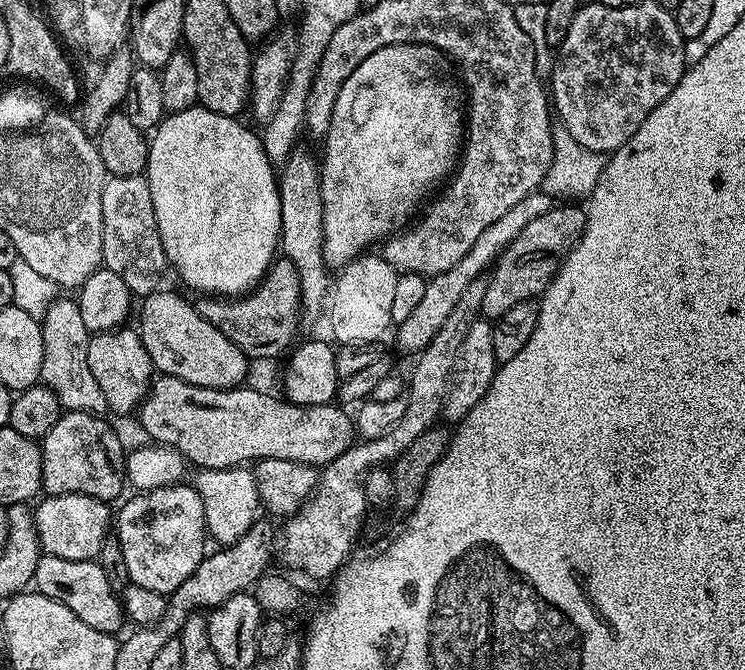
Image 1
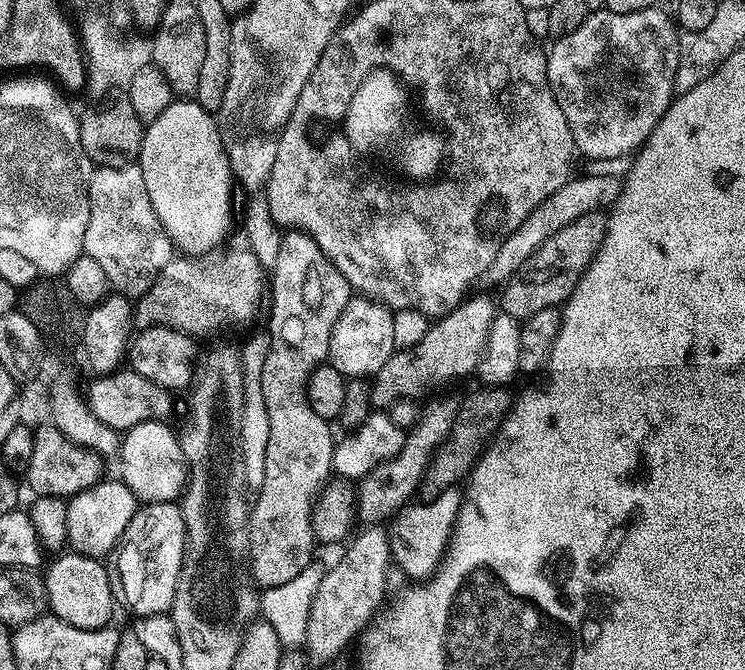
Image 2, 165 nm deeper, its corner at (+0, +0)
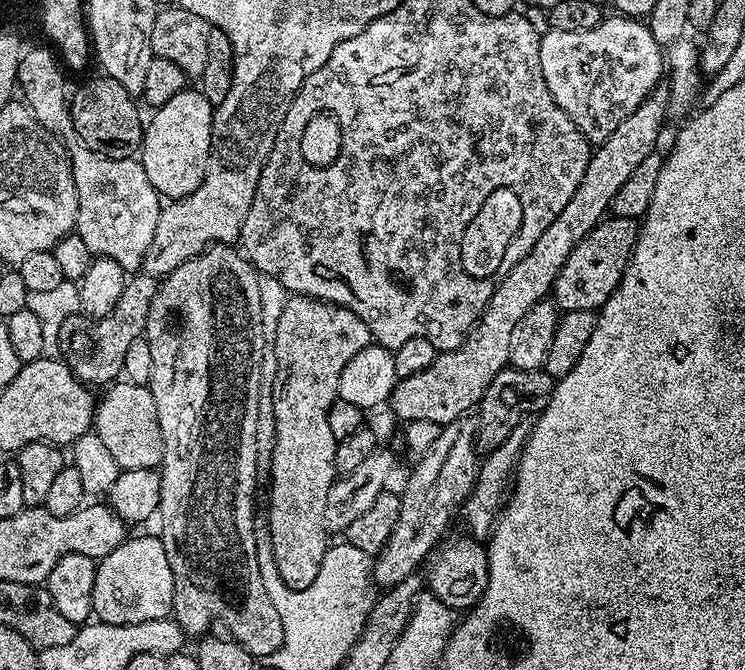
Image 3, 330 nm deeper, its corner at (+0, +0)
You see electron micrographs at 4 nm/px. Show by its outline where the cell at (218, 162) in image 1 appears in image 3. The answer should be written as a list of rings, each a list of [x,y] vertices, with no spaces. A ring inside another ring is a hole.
[[[185,90],[174,94],[174,98],[170,98],[170,102],[166,102],[166,106],[157,108],[151,113],[152,121],[149,119],[144,129],[144,142],[138,159],[144,165],[146,178],[150,178],[150,182],[161,197],[175,202],[184,196],[194,194],[194,190],[198,190],[198,186],[202,186],[212,145],[213,111],[213,104],[204,97],[203,92]]]

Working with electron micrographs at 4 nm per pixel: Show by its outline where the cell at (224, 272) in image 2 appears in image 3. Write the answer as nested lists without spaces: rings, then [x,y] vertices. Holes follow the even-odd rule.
[[[133,275],[125,283],[122,298],[118,298],[118,306],[114,306],[114,310],[106,318],[91,325],[92,333],[80,332],[73,338],[72,348],[76,351],[77,362],[80,363],[79,371],[83,373],[83,383],[89,386],[108,386],[117,379],[118,374],[123,373],[126,350],[130,350],[130,346],[134,346],[134,342],[145,335],[148,327],[148,307],[157,287],[157,277]]]

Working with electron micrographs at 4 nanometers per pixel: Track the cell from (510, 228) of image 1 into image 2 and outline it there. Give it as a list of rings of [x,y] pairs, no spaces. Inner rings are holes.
[[[590,173],[583,174],[580,178],[570,178],[563,184],[562,189],[556,190],[555,194],[533,210],[526,221],[515,231],[509,233],[499,243],[496,252],[496,260],[491,264],[488,278],[494,282],[507,281],[509,276],[516,273],[527,262],[531,254],[546,239],[553,237],[563,227],[577,221],[582,215],[597,212],[612,207],[623,190],[623,179],[614,176],[596,176]]]

